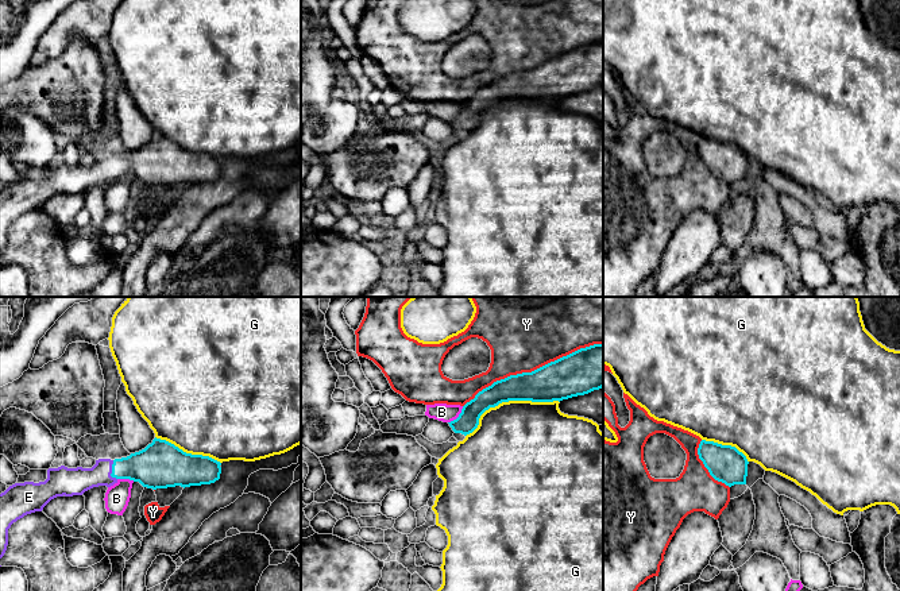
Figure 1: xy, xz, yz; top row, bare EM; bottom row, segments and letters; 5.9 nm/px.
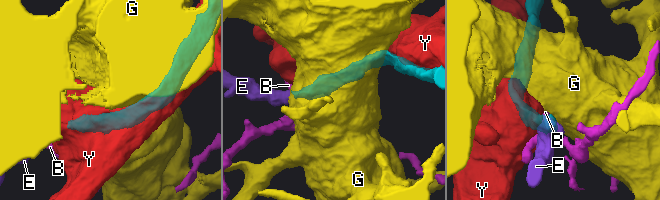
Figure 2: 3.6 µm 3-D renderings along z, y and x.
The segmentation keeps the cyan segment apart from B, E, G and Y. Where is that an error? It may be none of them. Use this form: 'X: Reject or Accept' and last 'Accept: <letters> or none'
B: Reject
E: Accept
G: Reject
Y: Reject
Accept: E

